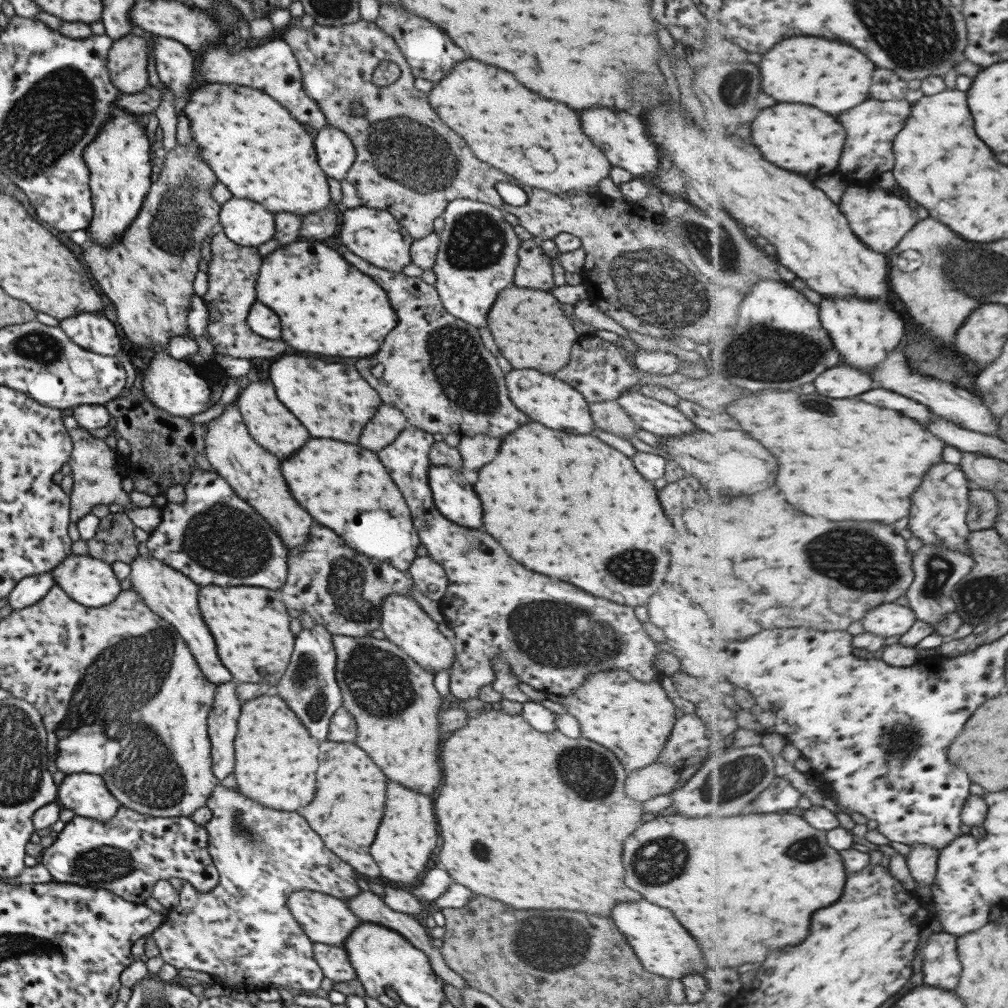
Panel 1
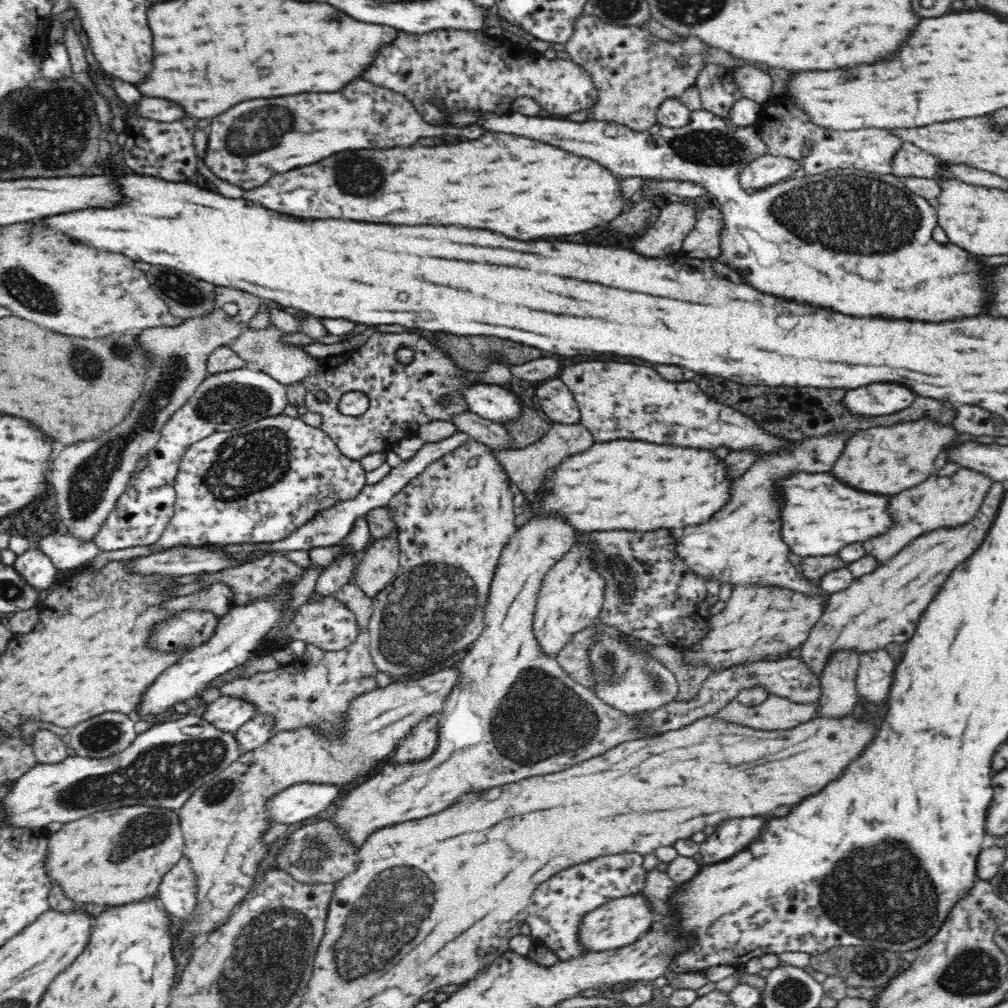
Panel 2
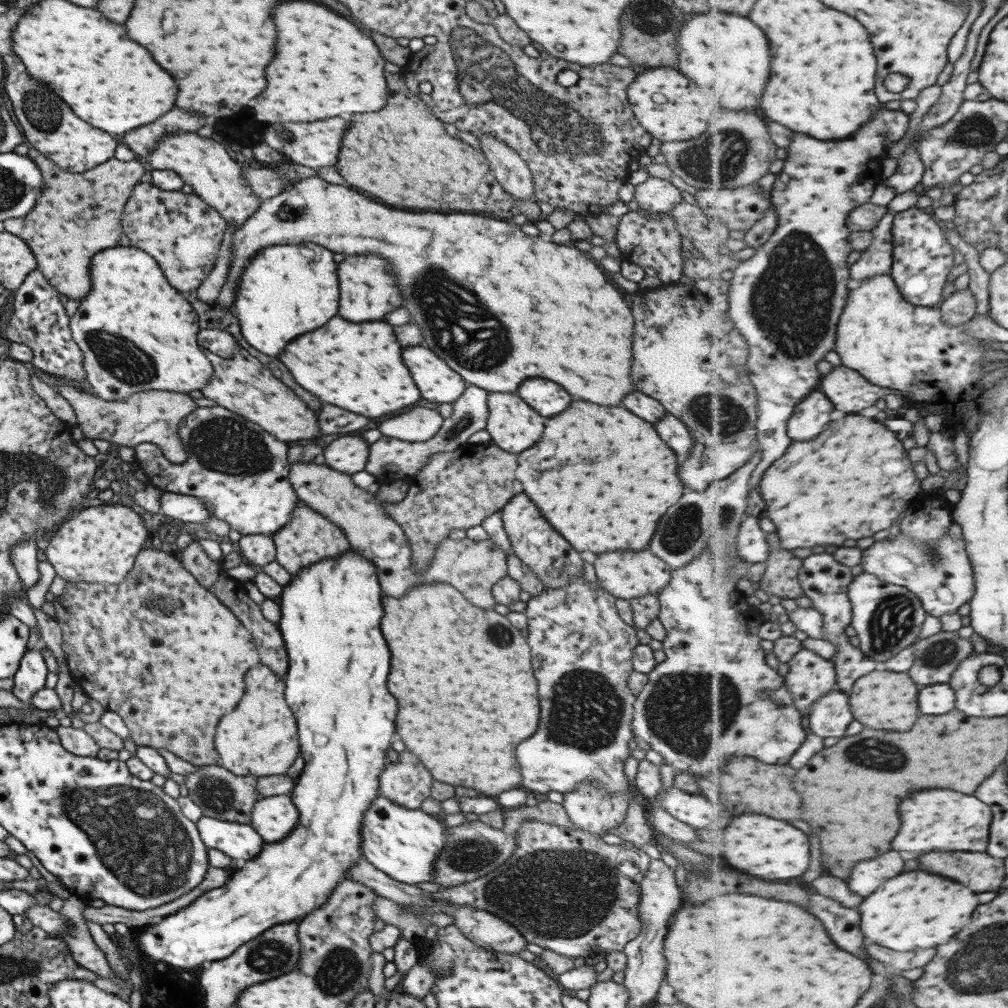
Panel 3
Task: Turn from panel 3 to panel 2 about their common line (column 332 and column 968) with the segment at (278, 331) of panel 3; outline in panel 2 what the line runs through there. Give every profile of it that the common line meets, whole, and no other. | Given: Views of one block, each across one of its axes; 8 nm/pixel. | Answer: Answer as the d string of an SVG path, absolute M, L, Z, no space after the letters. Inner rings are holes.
M698 110L691 113L691 119L688 125L680 128L668 128L656 123L648 130L638 132L630 130L626 126L618 123L605 123L602 120L586 120L583 122L572 122L567 118L553 119L550 117L539 116L524 116L520 113L509 112L506 114L496 113L478 113L478 111L456 111L449 114L447 118L446 128L456 126L456 128L464 128L468 124L478 124L488 132L504 132L504 134L516 134L516 136L524 136L524 138L532 138L532 140L540 140L544 144L552 144L558 146L566 152L572 152L576 156L586 156L598 164L602 164L604 168L612 170L616 176L620 178L634 178L641 176L642 178L657 178L657 180L680 180L680 182L695 182L703 184L706 192L710 196L714 196L720 203L721 213L723 214L722 230L722 254L728 260L728 264L732 268L736 268L736 272L740 272L744 278L748 278L748 282L768 294L776 294L776 296L784 296L790 300L798 300L802 304L814 304L814 306L822 306L822 308L830 308L842 314L850 314L850 316L886 316L886 318L910 318L910 320L926 320L926 322L934 322L934 320L962 320L964 316L980 316L984 312L986 306L986 284L984 278L980 274L980 262L972 260L968 252L954 248L954 244L948 246L940 246L936 244L932 238L932 230L938 226L938 217L936 213L936 205L932 200L926 200L914 192L908 190L903 179L894 176L892 173L887 175L868 173L866 171L858 171L856 169L837 169L825 171L820 174L806 174L803 178L790 178L784 182L778 182L774 186L768 186L758 190L747 190L740 185L738 174L747 166L750 165L754 158L764 156L768 153L766 143L762 139L762 133L758 133L758 129L754 125L736 126L730 125L724 117L718 116L707 110Z

